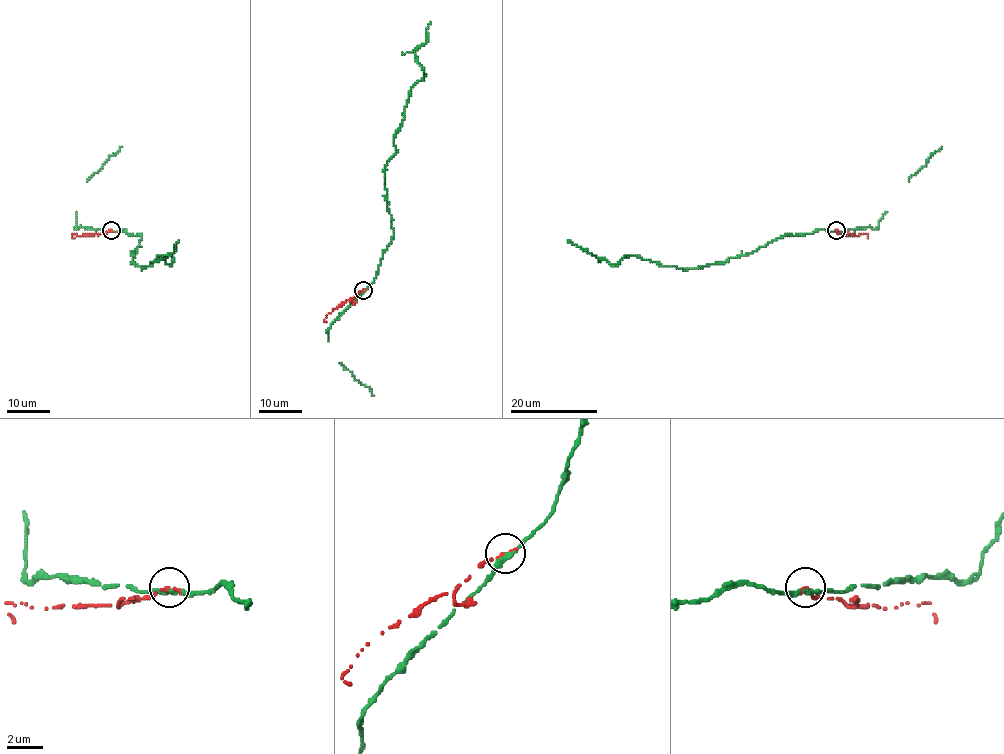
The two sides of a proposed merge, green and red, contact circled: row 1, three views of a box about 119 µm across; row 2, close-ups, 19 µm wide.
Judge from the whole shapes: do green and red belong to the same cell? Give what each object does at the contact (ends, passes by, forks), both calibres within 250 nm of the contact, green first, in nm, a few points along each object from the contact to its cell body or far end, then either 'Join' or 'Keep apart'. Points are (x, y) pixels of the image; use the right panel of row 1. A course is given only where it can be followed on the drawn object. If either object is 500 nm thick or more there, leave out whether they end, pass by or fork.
At the ring green passes by. At the ring red ends. Thickness 260 nm (green) against 220 nm. Course of green: (837, 231), (788, 234), (724, 263), (699, 269), (664, 267), (633, 255), (611, 264), (568, 241). Course of red: (837, 230), (846, 234), (867, 234), (868, 238). Keep apart

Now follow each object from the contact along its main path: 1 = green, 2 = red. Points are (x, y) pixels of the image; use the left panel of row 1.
1: (110, 231), (142, 236), (132, 258), (141, 269), (159, 255), (172, 258), (171, 264), (164, 257), (178, 241)
2: (110, 230), (98, 234), (71, 234), (73, 238)

